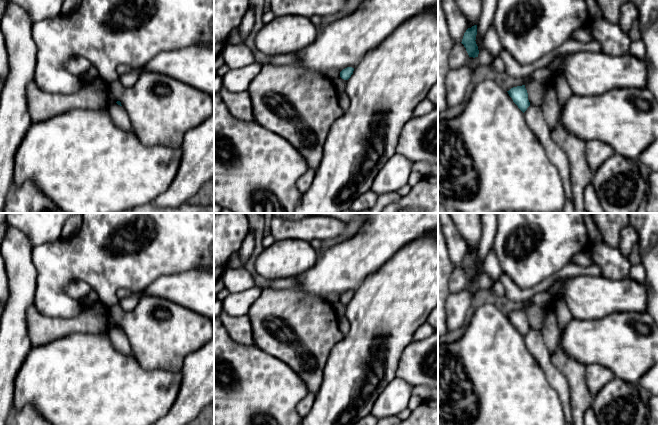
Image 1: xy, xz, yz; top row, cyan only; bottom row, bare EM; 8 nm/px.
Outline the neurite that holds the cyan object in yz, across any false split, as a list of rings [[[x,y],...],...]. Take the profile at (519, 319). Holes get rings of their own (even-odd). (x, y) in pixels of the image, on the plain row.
[[[525,309],[513,311],[507,316],[512,322],[513,326],[524,337],[530,330],[530,326],[528,324],[528,317],[525,312]]]

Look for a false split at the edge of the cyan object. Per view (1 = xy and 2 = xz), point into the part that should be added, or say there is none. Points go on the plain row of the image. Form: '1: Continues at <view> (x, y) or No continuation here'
1: No continuation here
2: No continuation here

